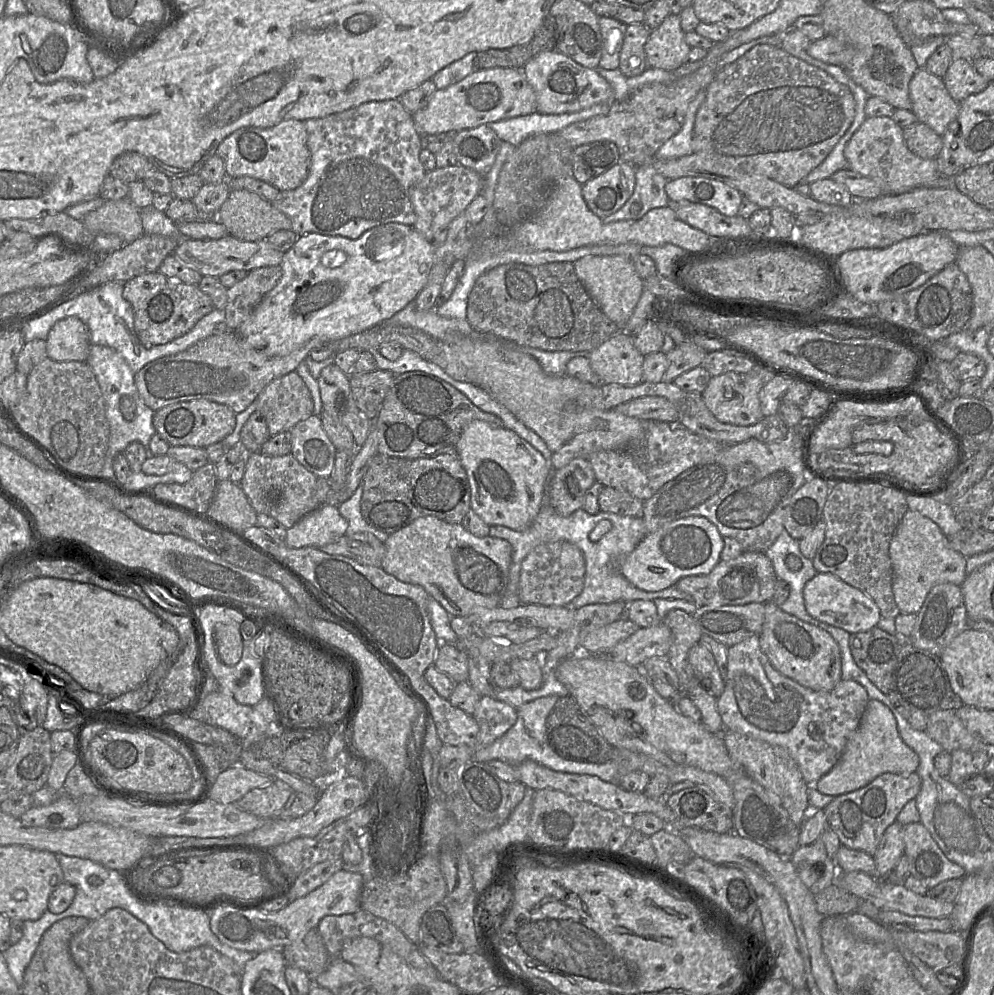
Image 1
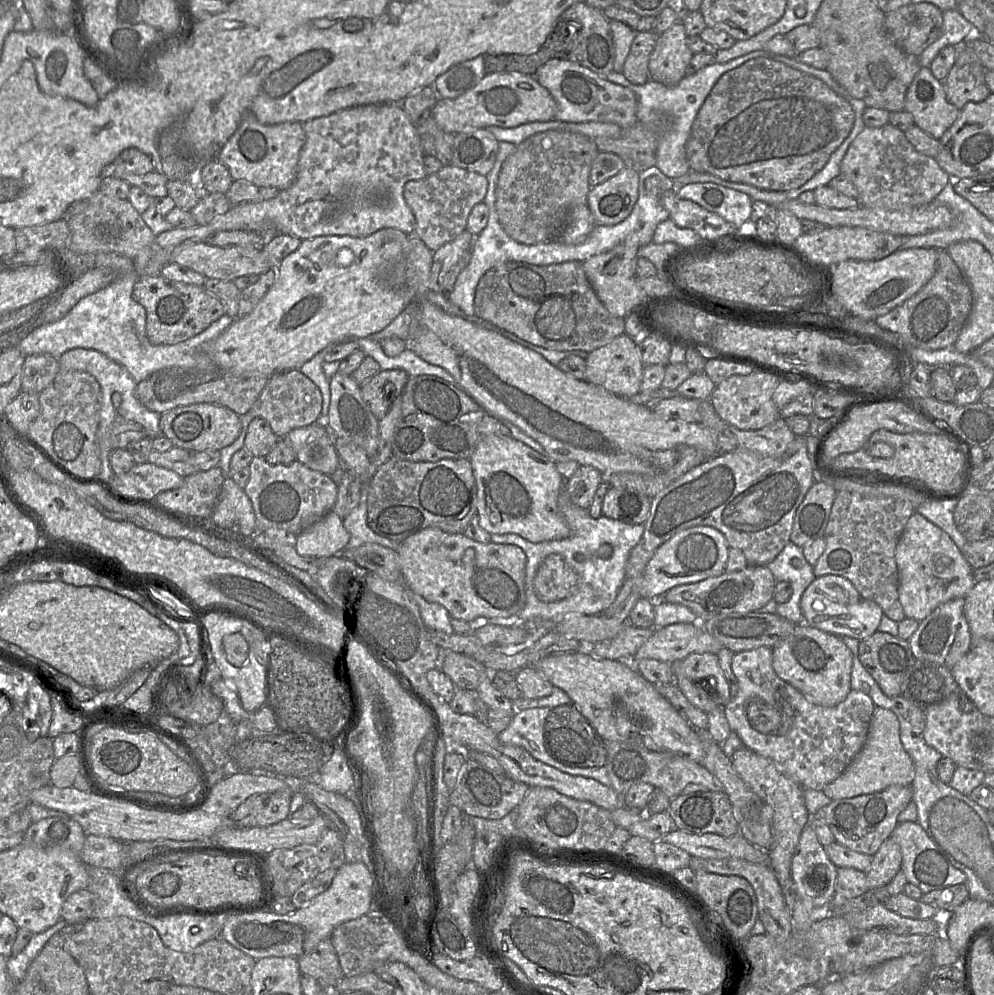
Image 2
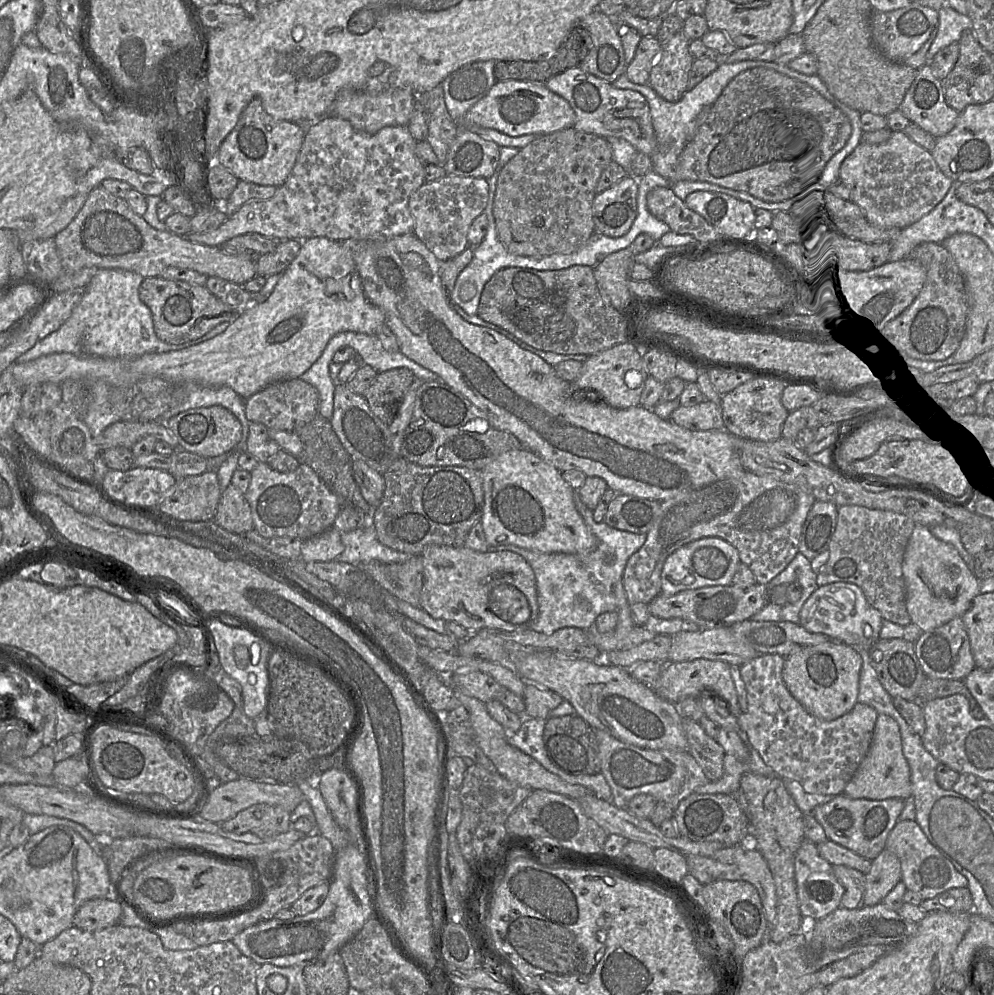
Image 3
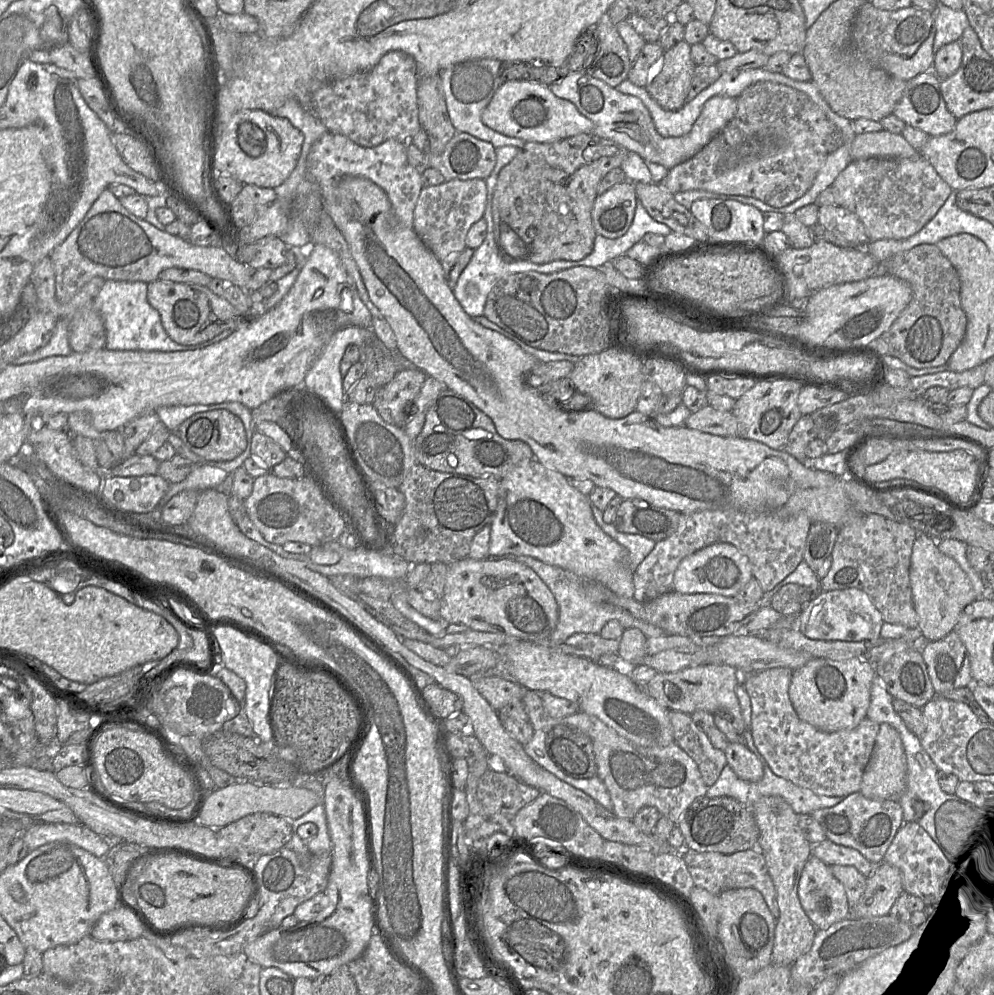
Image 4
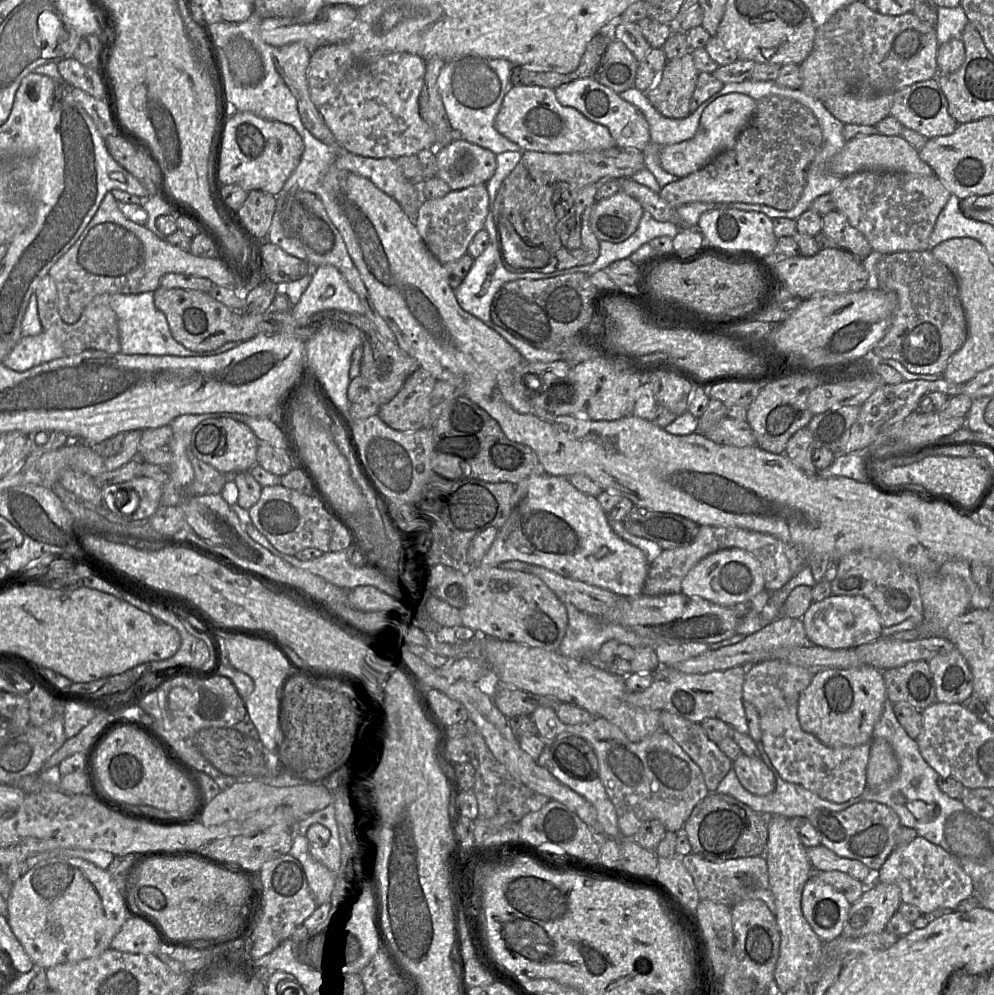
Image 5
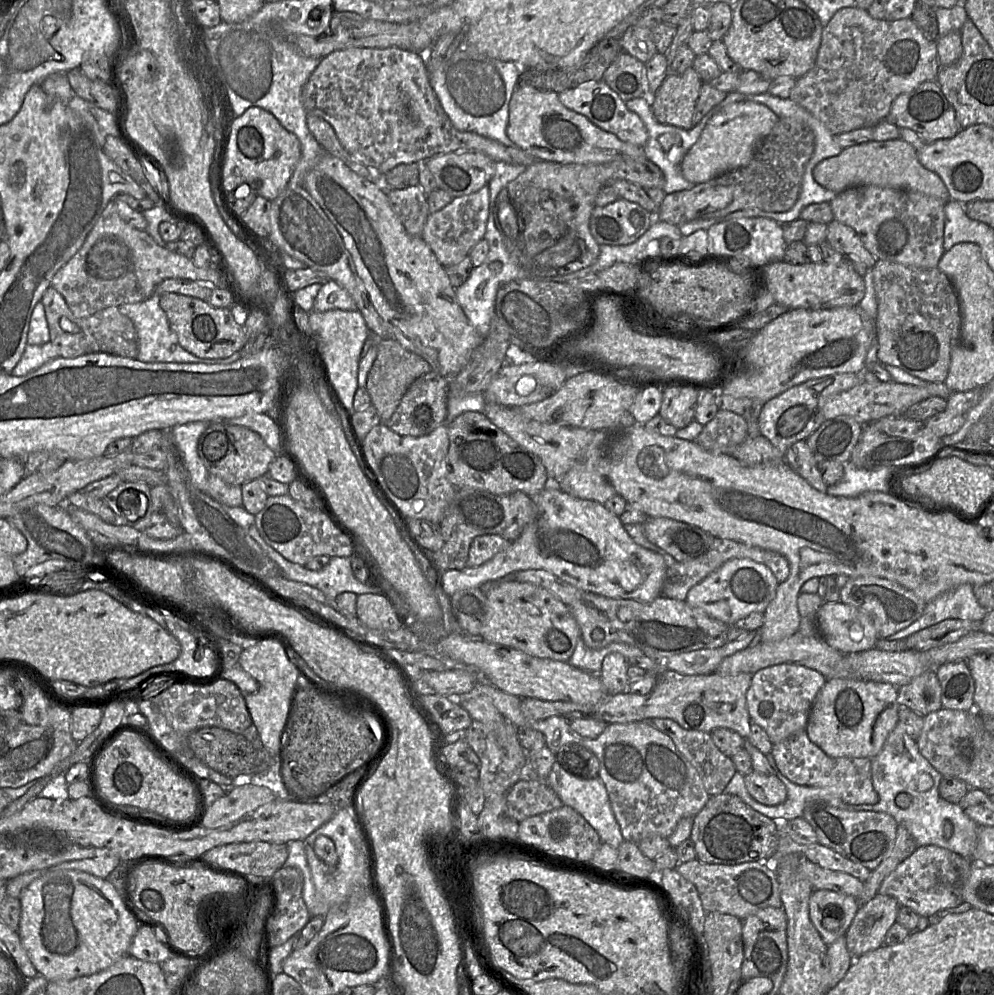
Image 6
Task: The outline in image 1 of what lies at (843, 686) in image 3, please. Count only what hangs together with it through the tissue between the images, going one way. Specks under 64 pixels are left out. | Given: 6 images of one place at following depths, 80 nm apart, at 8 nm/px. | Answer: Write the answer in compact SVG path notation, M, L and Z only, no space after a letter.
M772 601L764 604L764 616L759 644L773 668L811 690L833 690L842 680L841 652L834 638L825 630L784 612Z

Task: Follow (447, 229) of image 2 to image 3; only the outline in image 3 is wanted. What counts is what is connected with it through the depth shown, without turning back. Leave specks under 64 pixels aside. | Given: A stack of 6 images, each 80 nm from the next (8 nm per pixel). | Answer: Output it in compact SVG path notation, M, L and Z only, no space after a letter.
M446 174L422 184L409 199L414 218L414 235L441 262L452 259L468 247L467 234L473 220L485 211L488 182L482 177L462 177Z

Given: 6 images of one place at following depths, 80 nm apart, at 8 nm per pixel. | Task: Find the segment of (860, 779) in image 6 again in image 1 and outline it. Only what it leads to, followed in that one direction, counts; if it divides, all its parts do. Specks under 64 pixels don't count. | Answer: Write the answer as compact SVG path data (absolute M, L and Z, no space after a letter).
M756 635L728 647L724 682L725 689L717 699L717 709L724 729L786 748L796 761L804 781L810 787L814 787L838 762L848 738L858 728L870 699L865 688L851 680L842 679L831 691L814 691L801 686L773 668L762 651L759 637Z

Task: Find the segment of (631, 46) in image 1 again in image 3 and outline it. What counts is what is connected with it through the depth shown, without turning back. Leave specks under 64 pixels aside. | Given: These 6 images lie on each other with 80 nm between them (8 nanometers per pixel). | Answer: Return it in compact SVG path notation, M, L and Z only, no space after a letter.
M642 37L633 60L627 65L625 75L635 84L646 85L649 82L650 70L662 50L657 37Z

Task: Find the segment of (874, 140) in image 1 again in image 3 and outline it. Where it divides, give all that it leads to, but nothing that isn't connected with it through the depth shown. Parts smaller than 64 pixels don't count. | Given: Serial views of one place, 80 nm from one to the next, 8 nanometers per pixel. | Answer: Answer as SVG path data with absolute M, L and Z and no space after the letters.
M897 131L891 132L889 139L881 144L868 144L861 141L842 162L838 179L846 189L847 199L855 203L862 210L869 223L880 228L891 229L904 229L919 221L943 200L953 182L952 179L942 173L929 151L914 143L904 132Z

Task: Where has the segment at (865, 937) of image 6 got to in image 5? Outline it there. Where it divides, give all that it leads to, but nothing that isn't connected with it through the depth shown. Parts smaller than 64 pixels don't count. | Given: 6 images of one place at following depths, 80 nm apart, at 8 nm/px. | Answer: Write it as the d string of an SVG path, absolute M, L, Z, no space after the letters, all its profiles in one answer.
M872 882L860 899L851 904L842 935L858 938L886 929L890 918L901 904L900 888L894 884Z

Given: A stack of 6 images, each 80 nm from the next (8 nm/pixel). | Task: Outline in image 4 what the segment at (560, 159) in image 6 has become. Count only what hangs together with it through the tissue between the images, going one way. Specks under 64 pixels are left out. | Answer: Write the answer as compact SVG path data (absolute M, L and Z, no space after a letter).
M526 81L502 83L483 110L481 120L494 131L525 142L549 143L578 134L593 134L594 131L594 123L584 117L570 101L556 97L545 85Z

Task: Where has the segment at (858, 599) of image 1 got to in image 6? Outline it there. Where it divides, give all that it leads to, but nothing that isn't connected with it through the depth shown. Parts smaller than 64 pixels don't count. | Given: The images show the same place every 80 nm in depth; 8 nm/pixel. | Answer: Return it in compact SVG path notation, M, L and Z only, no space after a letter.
M840 600L820 606L816 625L820 638L842 653L871 649L878 639L870 617Z

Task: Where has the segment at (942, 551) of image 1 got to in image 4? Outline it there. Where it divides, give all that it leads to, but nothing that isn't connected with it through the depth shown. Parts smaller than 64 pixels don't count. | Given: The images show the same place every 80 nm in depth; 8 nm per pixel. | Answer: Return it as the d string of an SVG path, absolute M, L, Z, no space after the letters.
M917 533L912 546L910 585L918 618L917 628L928 641L939 640L953 631L964 609L976 600L966 573L954 559L939 550L931 537L923 533Z

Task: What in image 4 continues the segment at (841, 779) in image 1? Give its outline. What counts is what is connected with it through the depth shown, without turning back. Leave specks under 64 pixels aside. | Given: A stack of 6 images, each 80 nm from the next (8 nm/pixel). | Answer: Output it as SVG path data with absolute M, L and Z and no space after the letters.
M880 724L869 762L862 776L859 793L870 800L898 801L905 792L906 786L907 764L900 735L889 724Z

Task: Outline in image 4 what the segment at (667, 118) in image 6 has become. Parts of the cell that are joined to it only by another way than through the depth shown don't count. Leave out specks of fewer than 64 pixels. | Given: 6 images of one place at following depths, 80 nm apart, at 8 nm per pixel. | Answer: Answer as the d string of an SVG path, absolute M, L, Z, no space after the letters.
M682 40L670 50L664 51L657 73L652 73L654 66L649 70L649 83L645 87L649 95L667 111L678 111L687 102L695 63L691 57L691 46Z

